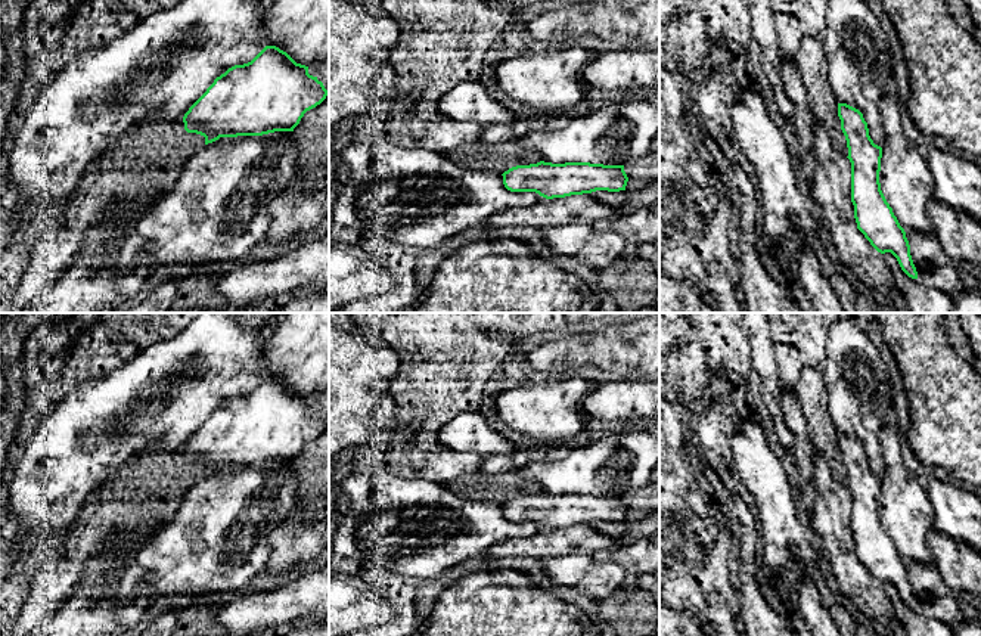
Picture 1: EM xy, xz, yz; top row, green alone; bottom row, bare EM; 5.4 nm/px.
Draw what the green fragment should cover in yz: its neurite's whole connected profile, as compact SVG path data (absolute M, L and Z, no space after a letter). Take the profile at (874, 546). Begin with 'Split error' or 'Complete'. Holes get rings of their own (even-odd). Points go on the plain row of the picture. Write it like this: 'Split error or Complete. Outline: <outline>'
Complete. Outline: M838 434L838 447L851 493L851 533L857 559L878 583L891 583L901 601L918 609L906 562L881 521L882 478L870 469L867 453L859 440Z

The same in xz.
Complete. Outline: M540 491L505 502L503 515L510 522L535 522L546 530L625 521L628 508L624 496L590 493L552 494Z

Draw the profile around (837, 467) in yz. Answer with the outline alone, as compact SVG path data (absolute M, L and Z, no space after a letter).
M820 367L800 370L795 394L811 444L826 459L833 478L844 487L848 487L847 471L838 447L838 432L828 410L828 397Z

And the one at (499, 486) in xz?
M474 471L443 483L443 485L462 499L490 500L502 505L516 496L543 491L540 484L522 480L516 471L497 475Z

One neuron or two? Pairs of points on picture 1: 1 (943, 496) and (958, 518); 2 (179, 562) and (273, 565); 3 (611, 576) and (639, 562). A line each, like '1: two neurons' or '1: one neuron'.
1: one neuron
2: two neurons
3: two neurons

